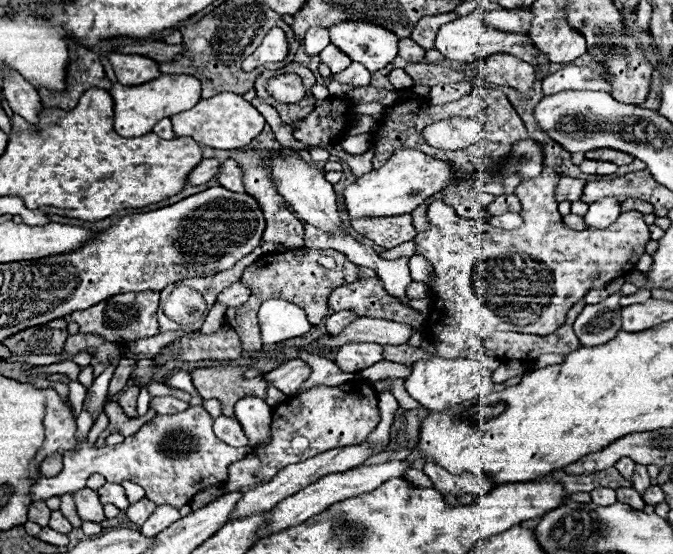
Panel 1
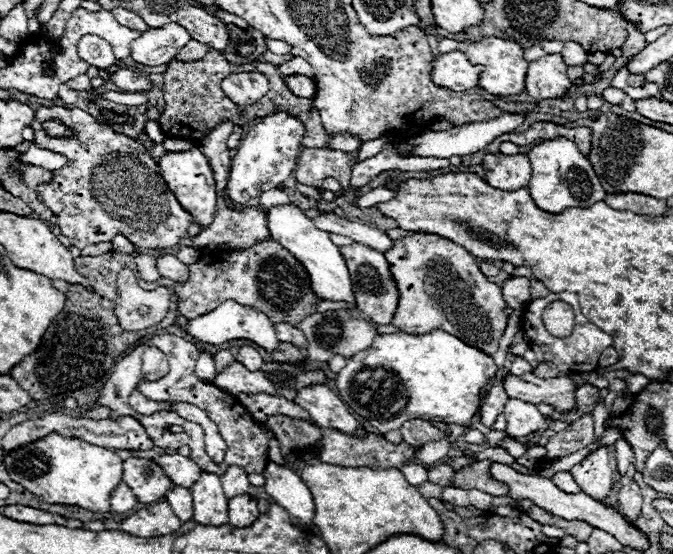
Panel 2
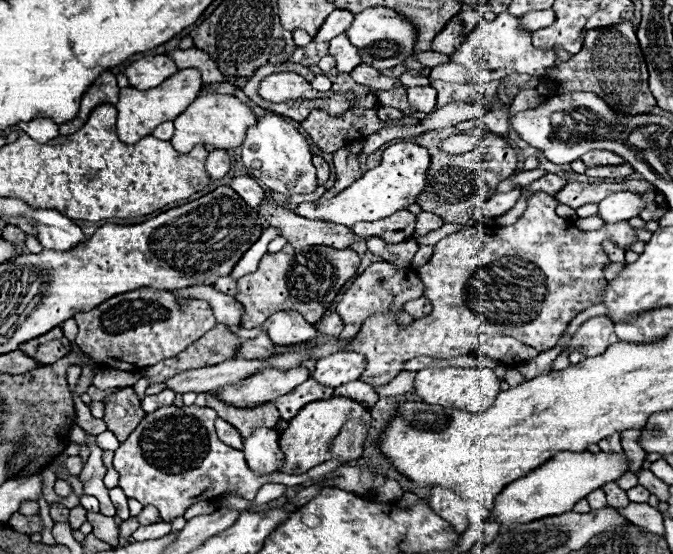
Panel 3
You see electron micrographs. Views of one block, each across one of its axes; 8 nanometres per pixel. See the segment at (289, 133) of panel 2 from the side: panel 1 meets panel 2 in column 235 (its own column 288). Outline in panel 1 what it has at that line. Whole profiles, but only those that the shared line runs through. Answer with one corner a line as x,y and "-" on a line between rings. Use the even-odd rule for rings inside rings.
274,156
274,164
272,164
272,176
276,182
278,192
286,198
286,202
292,206
292,210
296,212
296,216
328,234
332,232
346,232
340,214
338,214
338,196
334,192
334,186
324,180
324,174
320,170
316,170
314,166
310,166
308,162
294,158
294,156

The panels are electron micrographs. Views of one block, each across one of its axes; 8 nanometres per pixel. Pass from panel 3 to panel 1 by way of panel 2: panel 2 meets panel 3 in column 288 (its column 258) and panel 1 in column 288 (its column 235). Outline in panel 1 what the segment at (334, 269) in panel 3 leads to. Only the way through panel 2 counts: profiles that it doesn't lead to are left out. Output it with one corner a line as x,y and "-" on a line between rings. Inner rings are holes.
300,248
300,250
288,250
284,254
262,254
256,264
252,264
244,270
244,276
242,276
242,282
250,284
250,288
252,288
248,302
234,310
228,310
228,312
232,312
232,316
228,316
228,312
226,312
226,320
238,332
242,348
250,350
250,352
258,352
262,348
262,340
260,340
260,328
256,322
256,312
264,300
268,300
270,296
290,300
292,304
298,304
300,308
306,310
308,320
312,324
318,324
328,314
328,304
326,304
328,294
342,284
356,282
360,278
358,272
360,272
358,266
352,264
338,250

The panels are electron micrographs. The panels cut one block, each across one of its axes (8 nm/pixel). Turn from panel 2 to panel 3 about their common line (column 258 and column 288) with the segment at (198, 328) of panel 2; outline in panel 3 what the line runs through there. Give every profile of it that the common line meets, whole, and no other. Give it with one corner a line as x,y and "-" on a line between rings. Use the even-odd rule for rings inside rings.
276,312
258,328
246,330
238,325
229,327
229,330
244,340
250,340
260,332
266,332
276,346
292,346
304,342
316,344
318,338
318,332
312,328
312,324
298,316
298,312

